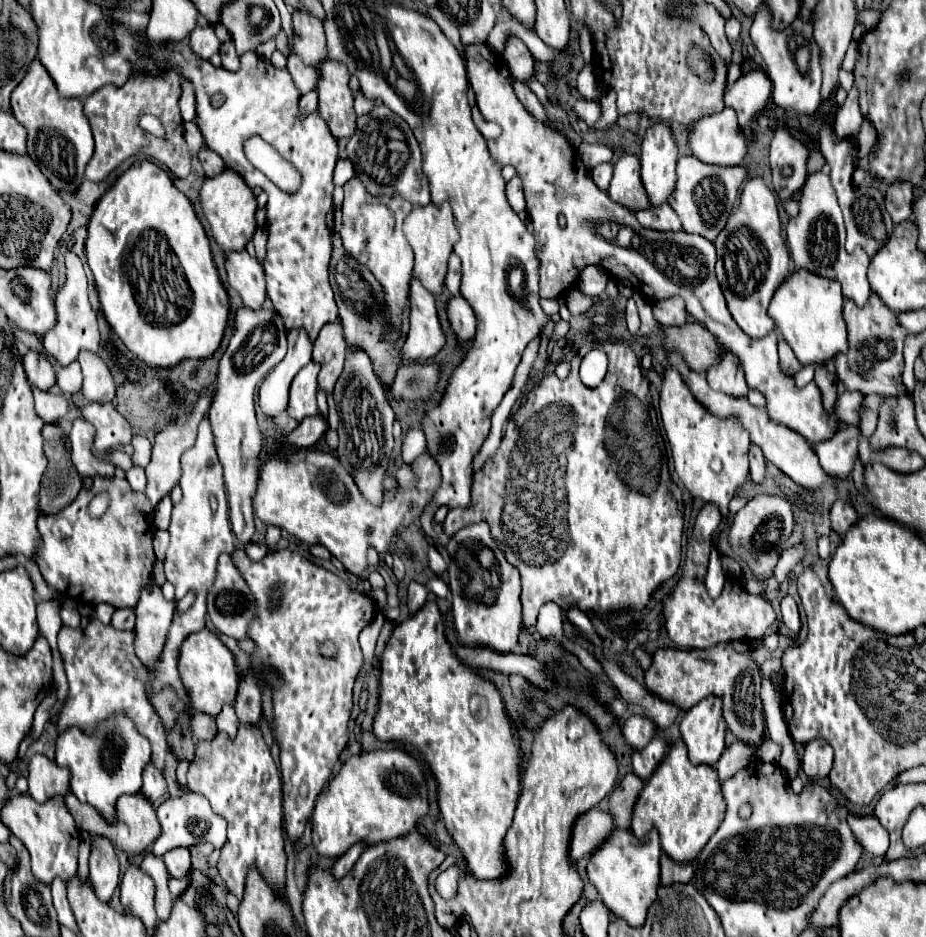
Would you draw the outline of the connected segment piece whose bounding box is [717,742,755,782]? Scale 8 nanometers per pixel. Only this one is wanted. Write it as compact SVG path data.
M733 742L733 744L729 744L729 746L723 750L721 760L717 762L717 772L719 772L721 782L727 780L727 778L731 778L735 772L743 770L743 768L751 762L753 756L755 756L755 752L753 752L747 744L743 744L743 742Z

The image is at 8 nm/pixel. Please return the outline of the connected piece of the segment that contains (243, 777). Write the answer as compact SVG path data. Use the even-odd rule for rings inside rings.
M243 724L235 738L229 736L215 736L209 742L197 744L197 764L191 764L187 772L187 786L195 794L207 796L211 808L217 816L227 820L227 840L221 848L221 858L217 862L219 874L225 886L237 900L243 900L245 880L251 866L255 866L267 886L283 900L289 902L287 896L287 852L285 852L285 838L283 838L283 810L281 810L281 774L277 762L273 758L271 748L265 744L259 724Z

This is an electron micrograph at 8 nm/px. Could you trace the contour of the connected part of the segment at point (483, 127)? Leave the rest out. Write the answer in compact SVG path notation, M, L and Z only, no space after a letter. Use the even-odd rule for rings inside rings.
M472 107L471 113L473 121L477 126L477 129L481 132L481 134L487 141L495 139L495 136L497 136L497 132L501 132L497 124L493 122L487 122L484 120L477 107Z

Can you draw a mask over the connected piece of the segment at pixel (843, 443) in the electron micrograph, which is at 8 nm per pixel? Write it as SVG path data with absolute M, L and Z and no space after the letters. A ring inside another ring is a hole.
M859 426L839 430L831 440L813 444L823 470L833 478L847 478L859 458Z

